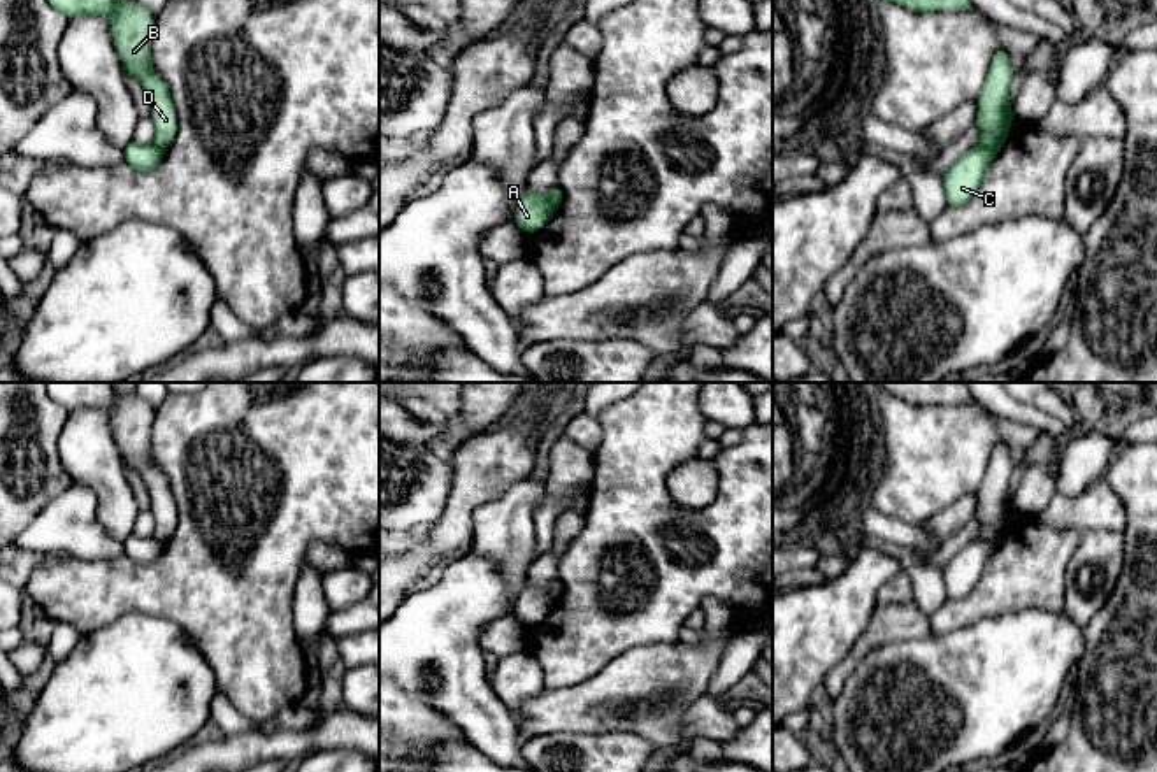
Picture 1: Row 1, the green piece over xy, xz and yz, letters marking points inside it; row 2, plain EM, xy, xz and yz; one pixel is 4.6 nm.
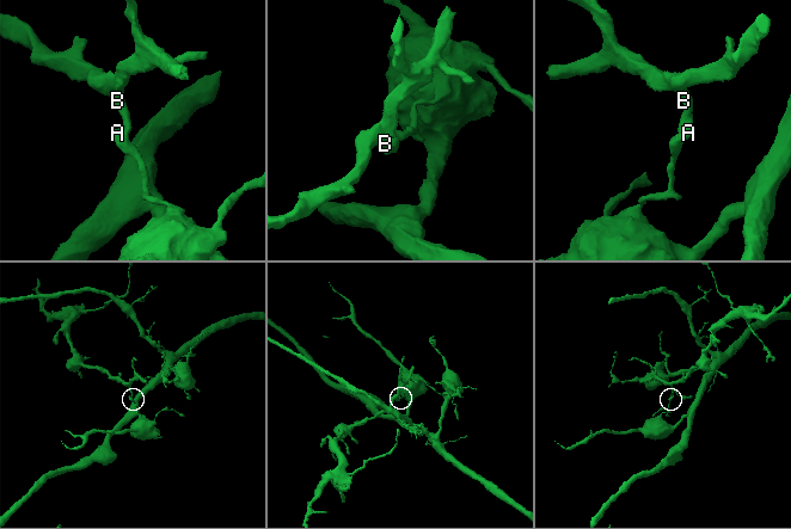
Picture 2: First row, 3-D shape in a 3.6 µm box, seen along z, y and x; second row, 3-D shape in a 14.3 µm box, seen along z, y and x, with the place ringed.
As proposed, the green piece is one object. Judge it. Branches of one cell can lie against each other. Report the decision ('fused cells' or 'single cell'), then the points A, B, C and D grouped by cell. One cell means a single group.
fused cells | A C / B D

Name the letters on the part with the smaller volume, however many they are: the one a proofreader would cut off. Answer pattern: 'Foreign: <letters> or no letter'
Foreign: B, D

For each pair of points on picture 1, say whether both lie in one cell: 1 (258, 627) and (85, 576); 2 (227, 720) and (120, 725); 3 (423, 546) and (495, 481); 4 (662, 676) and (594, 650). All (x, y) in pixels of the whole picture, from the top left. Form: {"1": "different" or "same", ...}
{"1": "same", "2": "different", "3": "same", "4": "different"}

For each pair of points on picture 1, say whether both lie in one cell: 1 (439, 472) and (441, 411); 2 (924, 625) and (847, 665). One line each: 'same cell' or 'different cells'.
1: different cells
2: same cell

